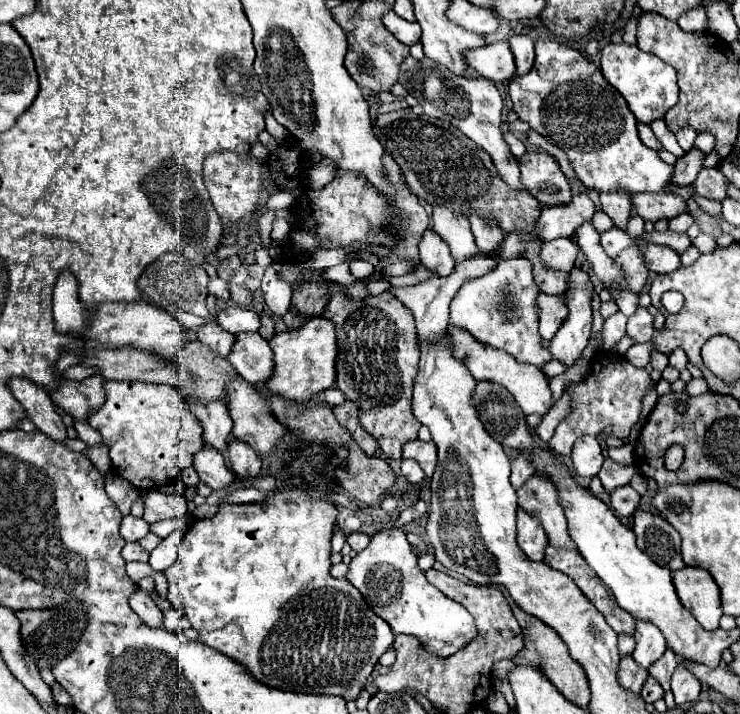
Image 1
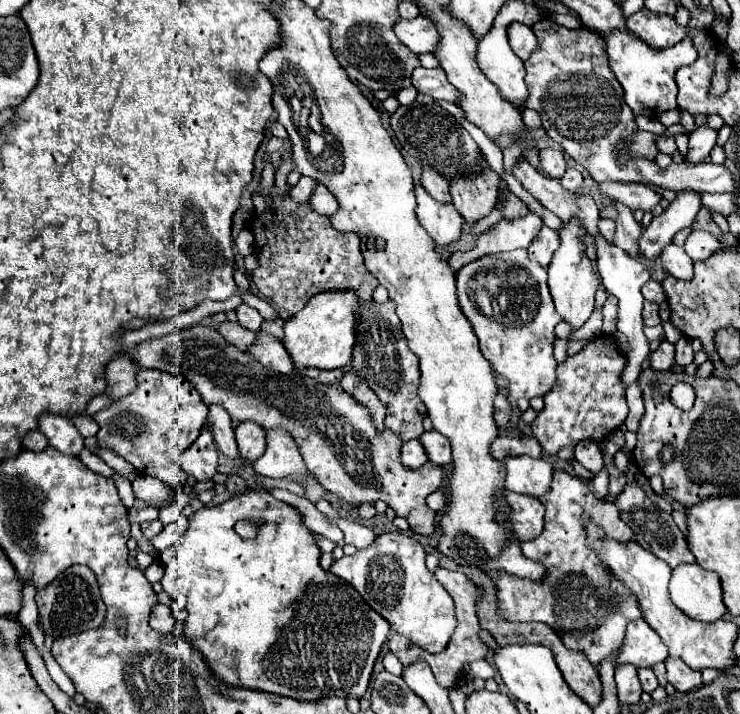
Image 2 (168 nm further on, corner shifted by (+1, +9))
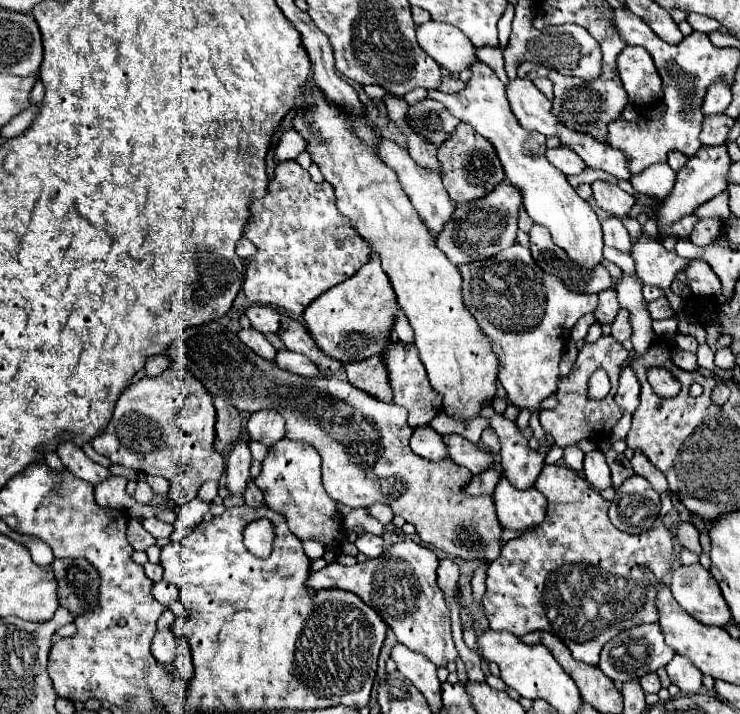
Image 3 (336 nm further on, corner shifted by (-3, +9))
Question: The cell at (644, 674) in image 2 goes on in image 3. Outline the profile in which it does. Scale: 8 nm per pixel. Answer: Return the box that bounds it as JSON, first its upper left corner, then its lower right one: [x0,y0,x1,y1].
[639,673,661,693]

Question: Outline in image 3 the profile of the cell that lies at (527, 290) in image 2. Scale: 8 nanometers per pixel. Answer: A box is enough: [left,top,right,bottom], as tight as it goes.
[459,243,597,411]

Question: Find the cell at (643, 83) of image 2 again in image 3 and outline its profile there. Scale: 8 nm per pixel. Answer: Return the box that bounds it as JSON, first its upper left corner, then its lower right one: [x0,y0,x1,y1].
[619,47,663,107]

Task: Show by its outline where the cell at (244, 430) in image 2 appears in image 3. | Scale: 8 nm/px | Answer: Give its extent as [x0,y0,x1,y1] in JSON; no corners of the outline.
[247,409,285,445]

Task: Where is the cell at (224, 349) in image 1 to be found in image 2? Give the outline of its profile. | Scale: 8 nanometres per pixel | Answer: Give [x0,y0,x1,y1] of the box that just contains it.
[217,321,255,349]

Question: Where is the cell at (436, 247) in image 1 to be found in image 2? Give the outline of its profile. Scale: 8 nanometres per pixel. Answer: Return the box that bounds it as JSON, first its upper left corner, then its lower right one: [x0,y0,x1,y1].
[415,185,463,249]

